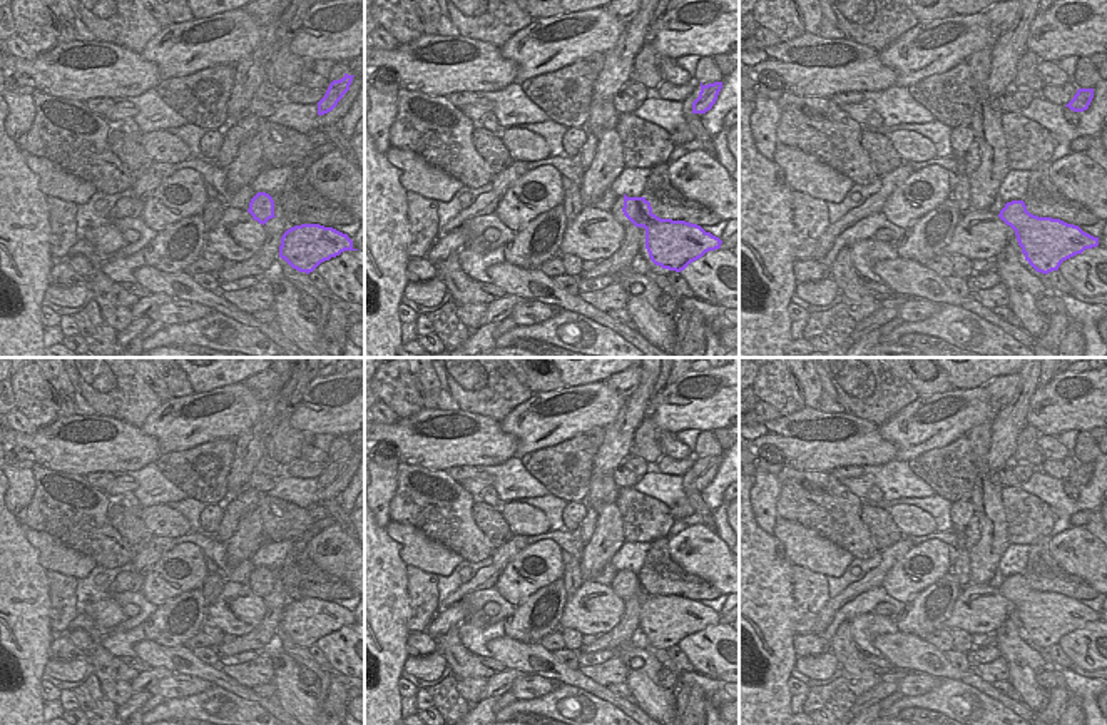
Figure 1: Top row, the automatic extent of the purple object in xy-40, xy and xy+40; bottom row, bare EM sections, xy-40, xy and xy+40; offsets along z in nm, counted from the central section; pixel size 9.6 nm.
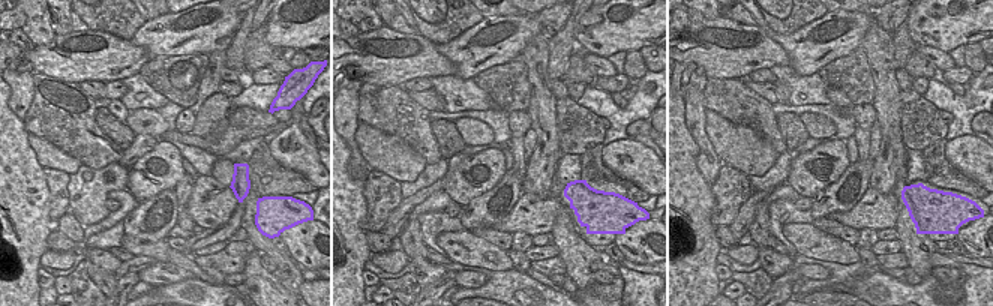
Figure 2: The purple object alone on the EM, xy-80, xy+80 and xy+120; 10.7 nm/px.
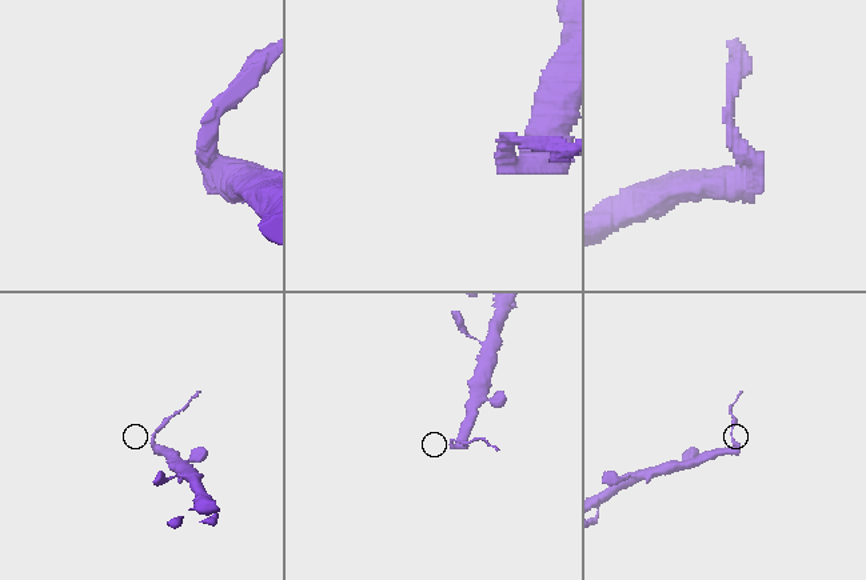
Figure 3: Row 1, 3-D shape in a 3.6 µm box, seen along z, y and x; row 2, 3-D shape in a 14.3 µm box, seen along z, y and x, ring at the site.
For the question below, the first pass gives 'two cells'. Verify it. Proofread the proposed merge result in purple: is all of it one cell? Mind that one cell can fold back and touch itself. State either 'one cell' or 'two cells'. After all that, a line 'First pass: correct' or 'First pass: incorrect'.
two cells
First pass: correct

